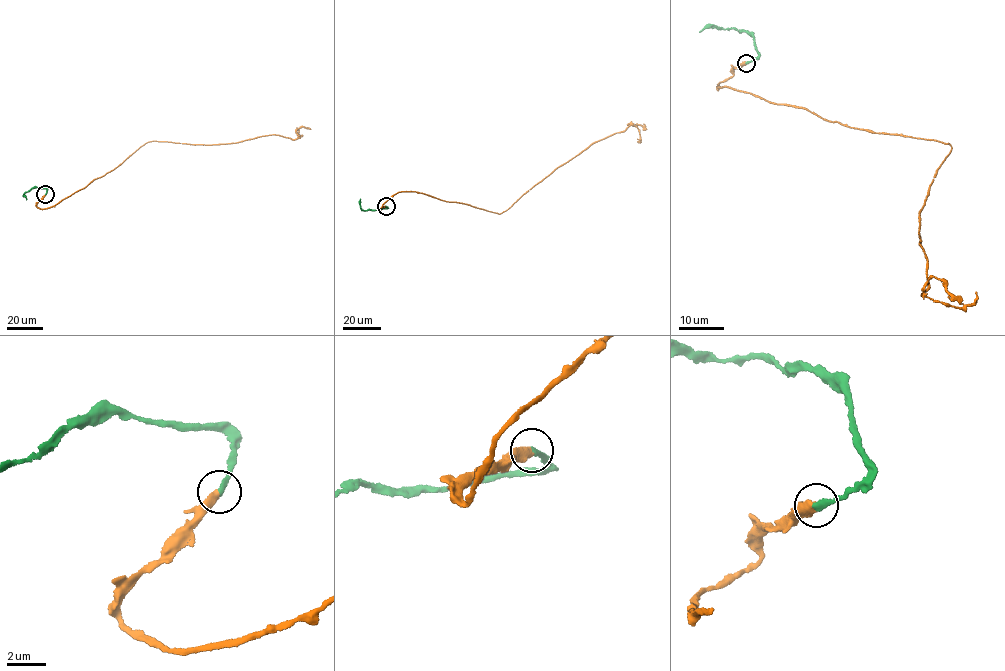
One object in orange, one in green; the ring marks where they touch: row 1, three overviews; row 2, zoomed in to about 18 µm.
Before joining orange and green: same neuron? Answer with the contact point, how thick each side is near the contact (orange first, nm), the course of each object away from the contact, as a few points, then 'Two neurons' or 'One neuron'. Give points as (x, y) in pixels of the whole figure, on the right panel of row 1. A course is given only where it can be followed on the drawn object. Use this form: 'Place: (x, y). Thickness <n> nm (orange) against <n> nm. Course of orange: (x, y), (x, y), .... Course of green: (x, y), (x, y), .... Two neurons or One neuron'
Place: (746, 63). Thickness 440 nm (orange) against 300 nm. Course of orange: (746, 62), (719, 88), (872, 133), (948, 142), (920, 212), (923, 294), (933, 276), (960, 304). Course of green: (746, 62), (758, 55), (749, 32), (711, 26), (699, 32). One neuron

